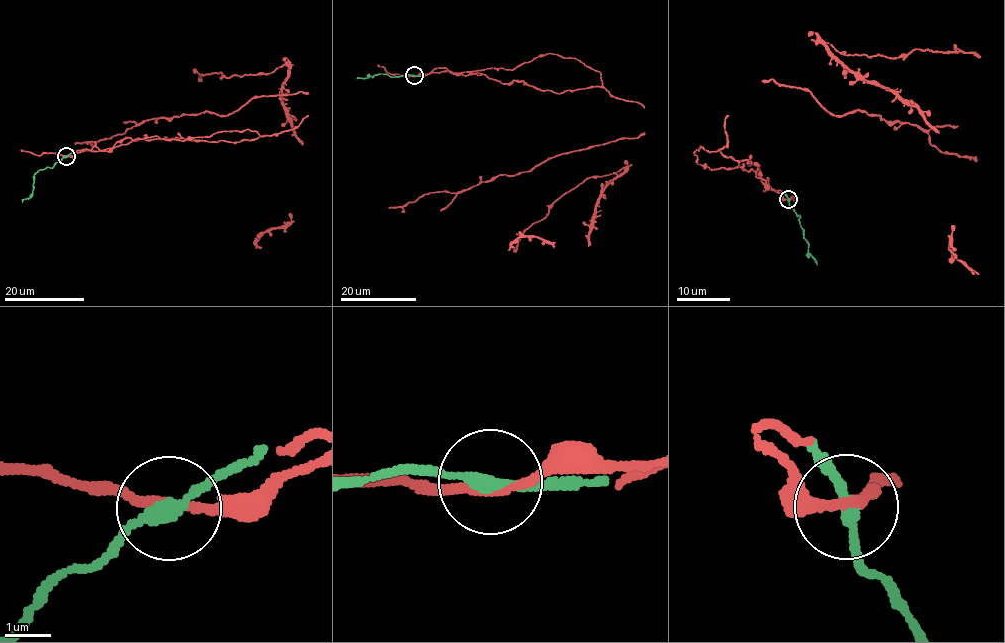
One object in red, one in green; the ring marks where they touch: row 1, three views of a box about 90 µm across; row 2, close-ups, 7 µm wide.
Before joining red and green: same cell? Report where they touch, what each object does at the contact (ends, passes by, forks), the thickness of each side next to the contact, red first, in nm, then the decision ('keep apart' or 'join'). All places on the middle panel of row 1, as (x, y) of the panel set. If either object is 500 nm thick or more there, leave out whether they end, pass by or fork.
at (414, 75); red passes by; green passes by; 190 nm thick on the red side, 260 nm on the other; join

